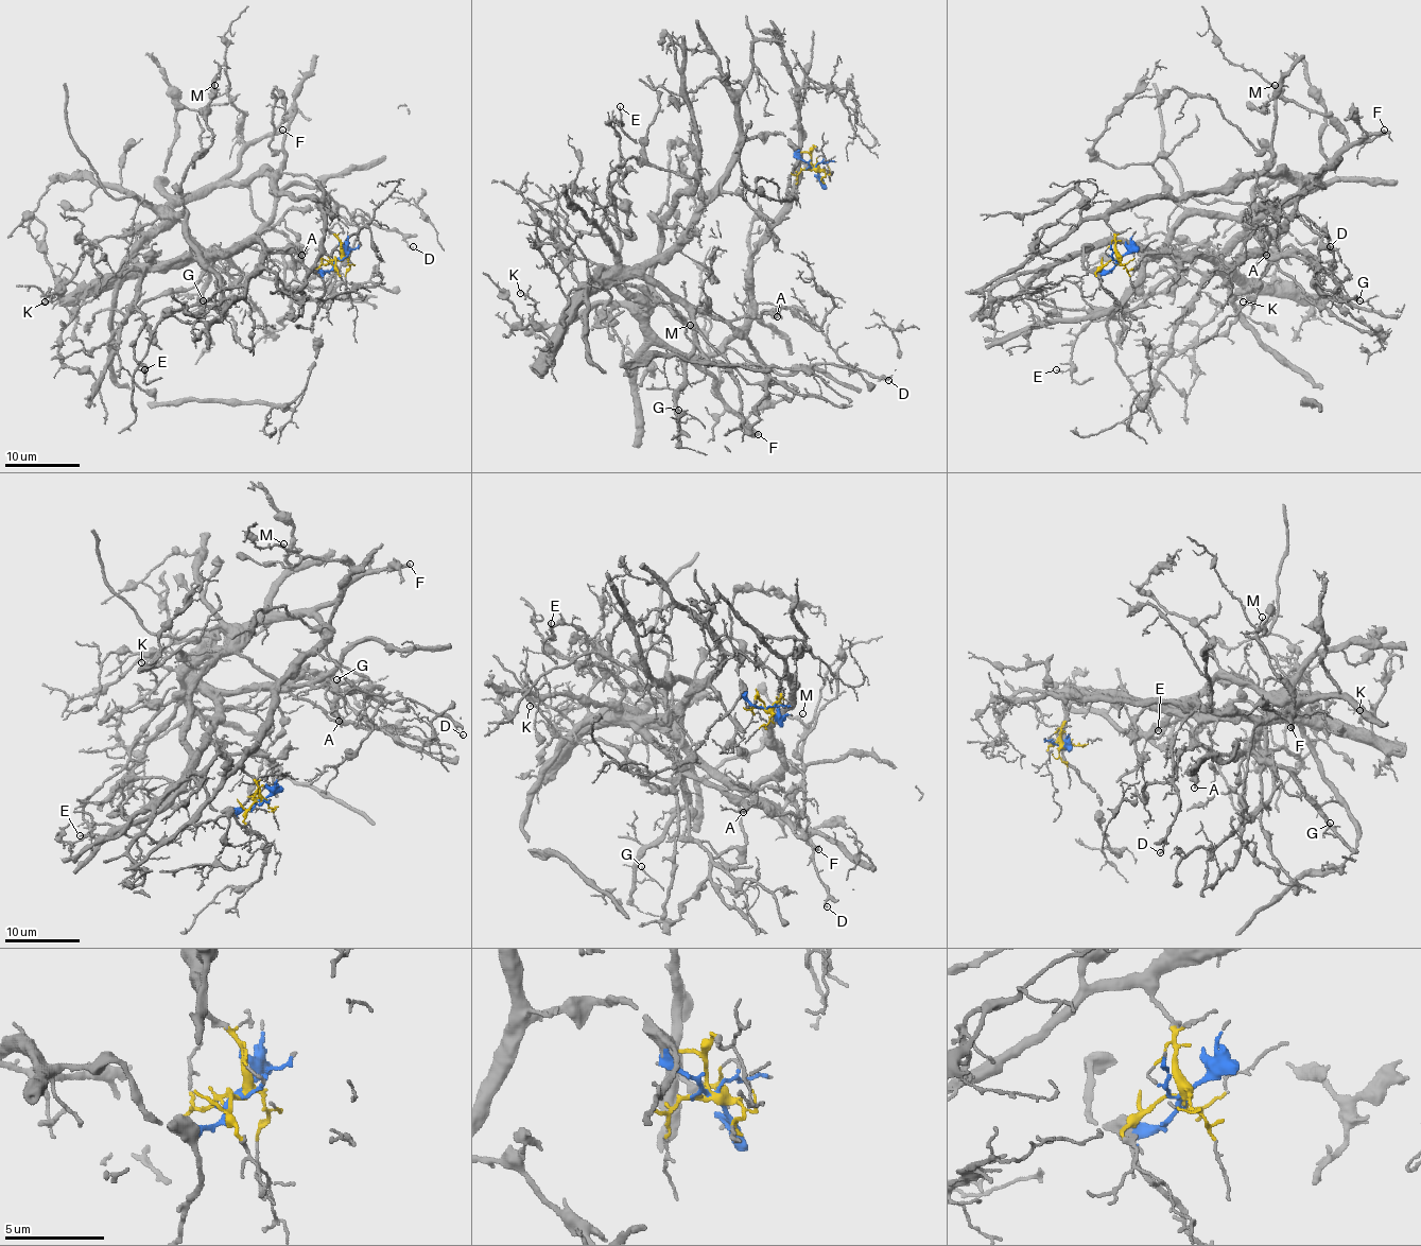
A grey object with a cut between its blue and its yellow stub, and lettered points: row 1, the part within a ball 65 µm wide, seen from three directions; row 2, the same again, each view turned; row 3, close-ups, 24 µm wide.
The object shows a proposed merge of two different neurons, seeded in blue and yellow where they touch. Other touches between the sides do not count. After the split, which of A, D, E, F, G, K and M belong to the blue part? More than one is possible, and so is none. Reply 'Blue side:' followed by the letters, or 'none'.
Blue side: A, E, G, K

